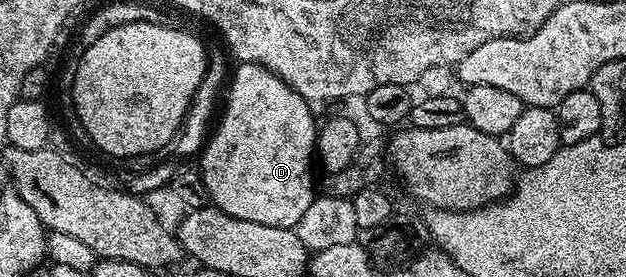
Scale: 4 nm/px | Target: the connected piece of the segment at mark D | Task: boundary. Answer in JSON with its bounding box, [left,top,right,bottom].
[199,62,318,228]

